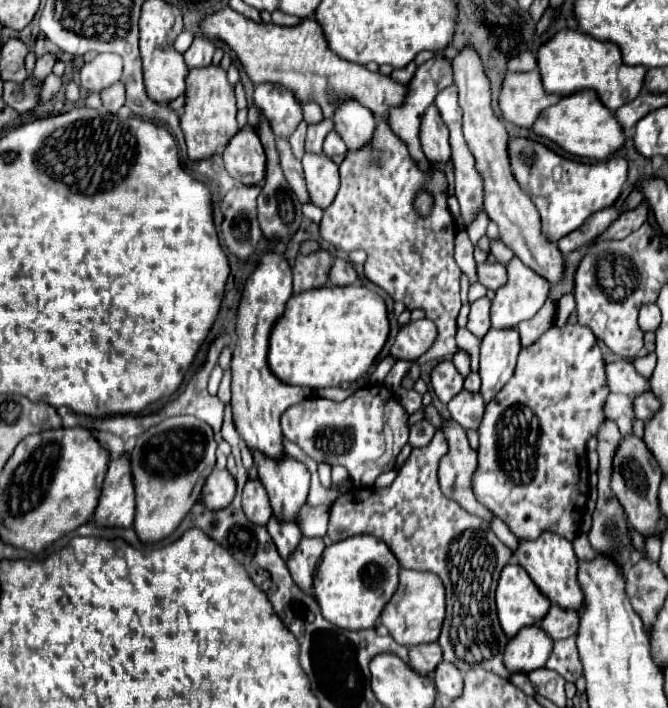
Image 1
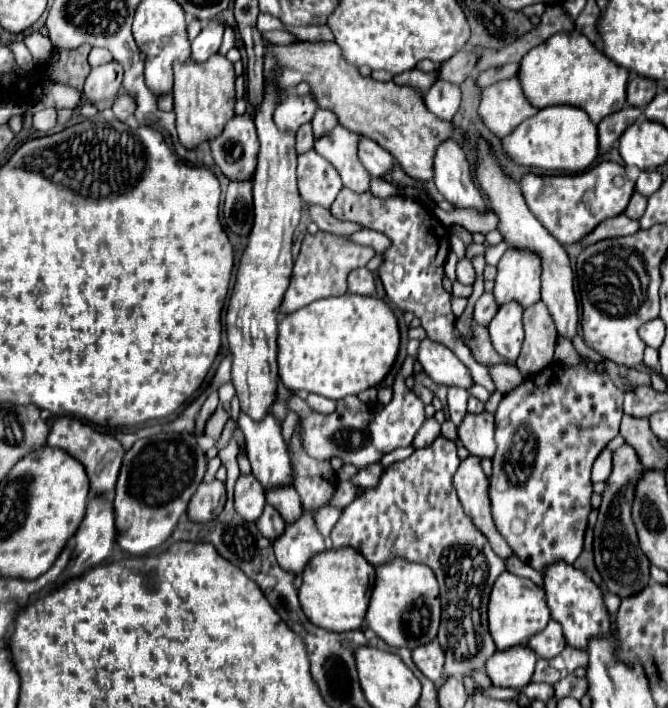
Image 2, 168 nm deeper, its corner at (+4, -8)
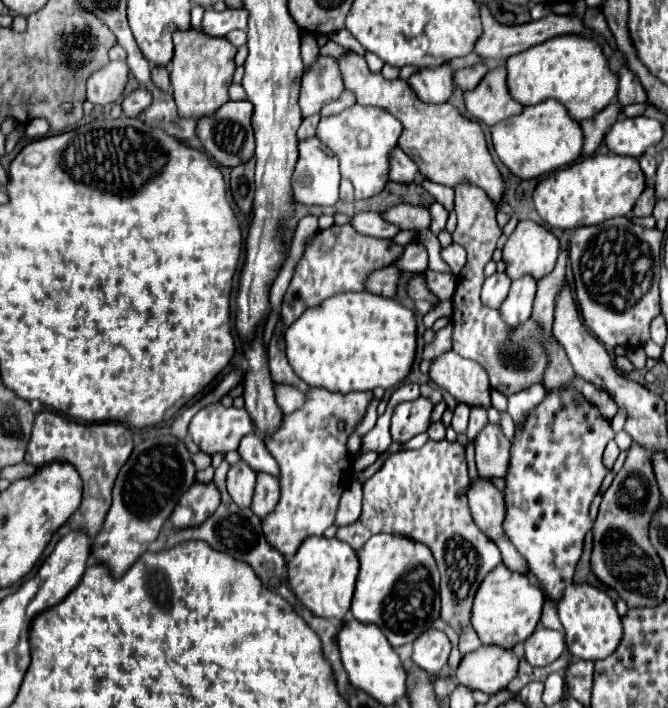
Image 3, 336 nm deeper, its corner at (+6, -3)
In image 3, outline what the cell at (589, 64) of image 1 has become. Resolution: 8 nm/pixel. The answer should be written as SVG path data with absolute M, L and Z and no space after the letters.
M558 35L508 59L508 89L522 105L536 105L546 99L560 101L572 119L582 121L600 113L616 95L618 77L610 69L598 41L584 35Z

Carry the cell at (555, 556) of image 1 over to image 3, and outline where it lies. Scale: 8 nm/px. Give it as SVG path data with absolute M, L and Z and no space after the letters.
M572 583L564 589L560 601L558 601L558 615L566 633L566 649L576 659L606 659L614 653L622 639L622 623L620 615L616 613L614 601L600 591L598 587L590 583Z

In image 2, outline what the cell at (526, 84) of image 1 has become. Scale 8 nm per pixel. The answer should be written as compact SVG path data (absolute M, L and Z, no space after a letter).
M508 78L482 90L478 114L486 128L498 138L510 134L514 126L534 116L536 112L538 108L526 102L518 78Z

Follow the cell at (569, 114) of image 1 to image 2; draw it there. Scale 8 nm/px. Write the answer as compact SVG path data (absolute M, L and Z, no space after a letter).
M548 106L538 110L536 116L518 124L508 136L502 138L504 154L520 166L530 170L538 168L542 172L582 172L598 156L598 130L574 106Z

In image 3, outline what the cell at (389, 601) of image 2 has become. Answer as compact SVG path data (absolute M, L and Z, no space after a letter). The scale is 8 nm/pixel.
M376 535L358 551L358 559L360 559L360 575L350 607L354 619L358 619L360 623L378 625L392 647L412 643L416 641L416 637L420 637L420 633L434 627L434 621L440 615L440 591L438 591L440 575L434 557L424 543L400 535Z

